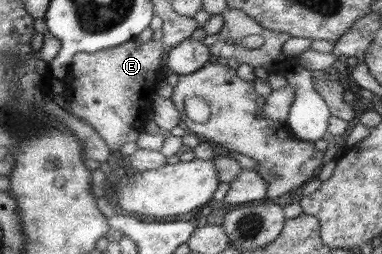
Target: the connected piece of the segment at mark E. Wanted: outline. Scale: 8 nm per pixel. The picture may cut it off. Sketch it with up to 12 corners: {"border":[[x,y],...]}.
{"border":[[160,41],[73,54],[68,112],[112,151],[150,112]]}

